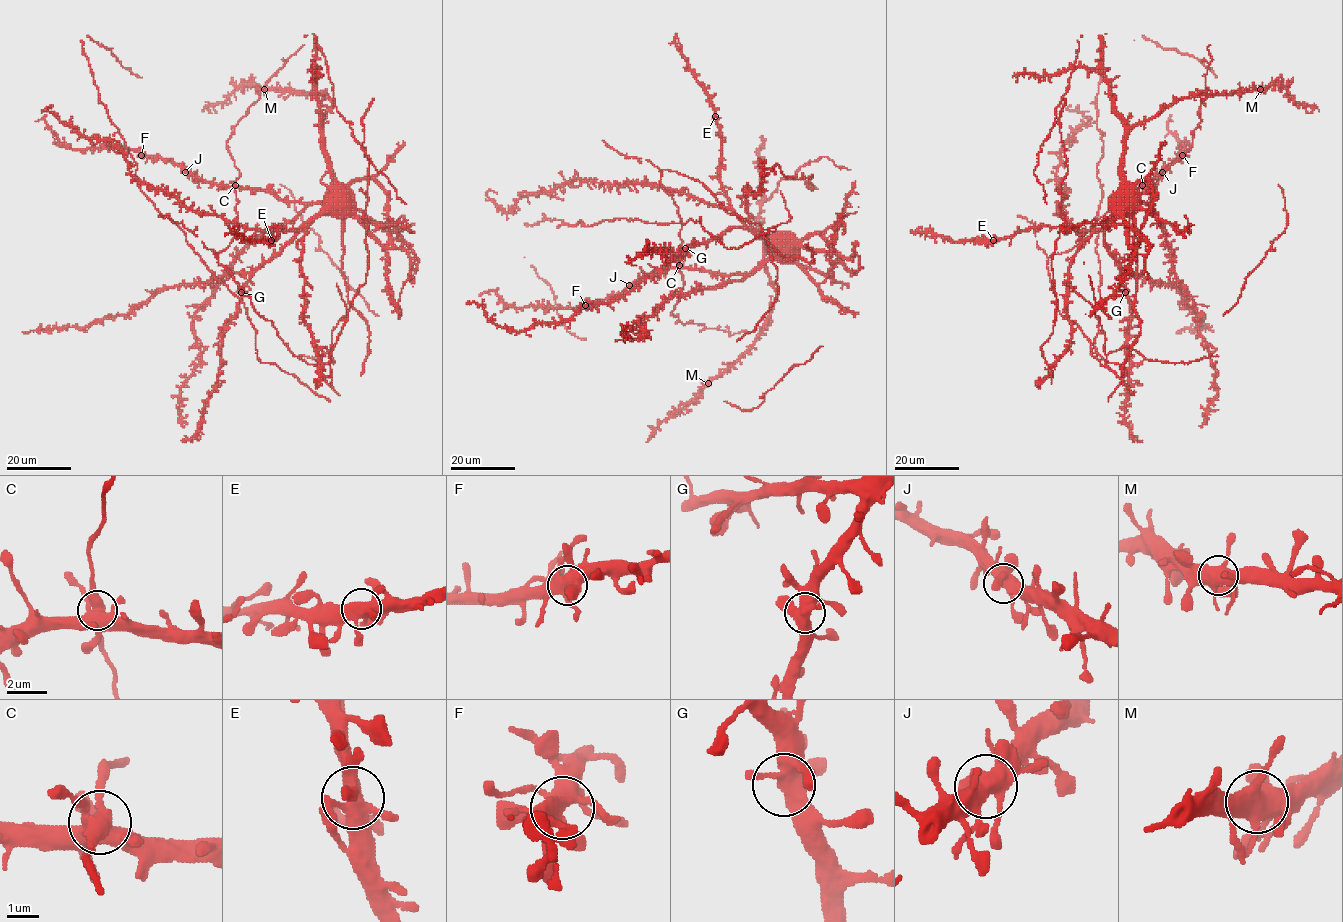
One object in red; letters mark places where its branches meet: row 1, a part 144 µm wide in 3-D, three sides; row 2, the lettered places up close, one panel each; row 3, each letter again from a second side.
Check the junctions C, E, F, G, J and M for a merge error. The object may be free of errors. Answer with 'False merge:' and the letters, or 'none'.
False merge: none

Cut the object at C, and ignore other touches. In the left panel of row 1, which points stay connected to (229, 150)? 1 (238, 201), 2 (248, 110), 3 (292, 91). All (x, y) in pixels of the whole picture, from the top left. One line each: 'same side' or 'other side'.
1: same side
2: same side
3: other side

